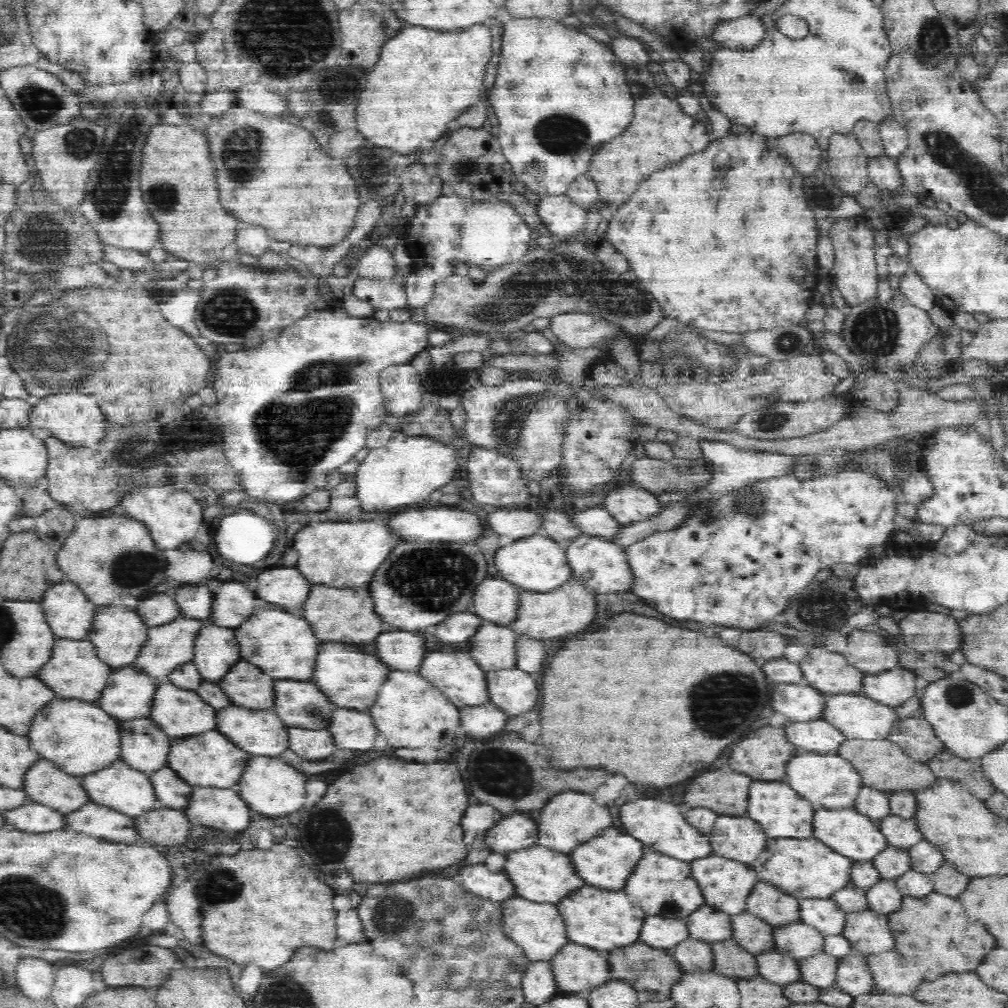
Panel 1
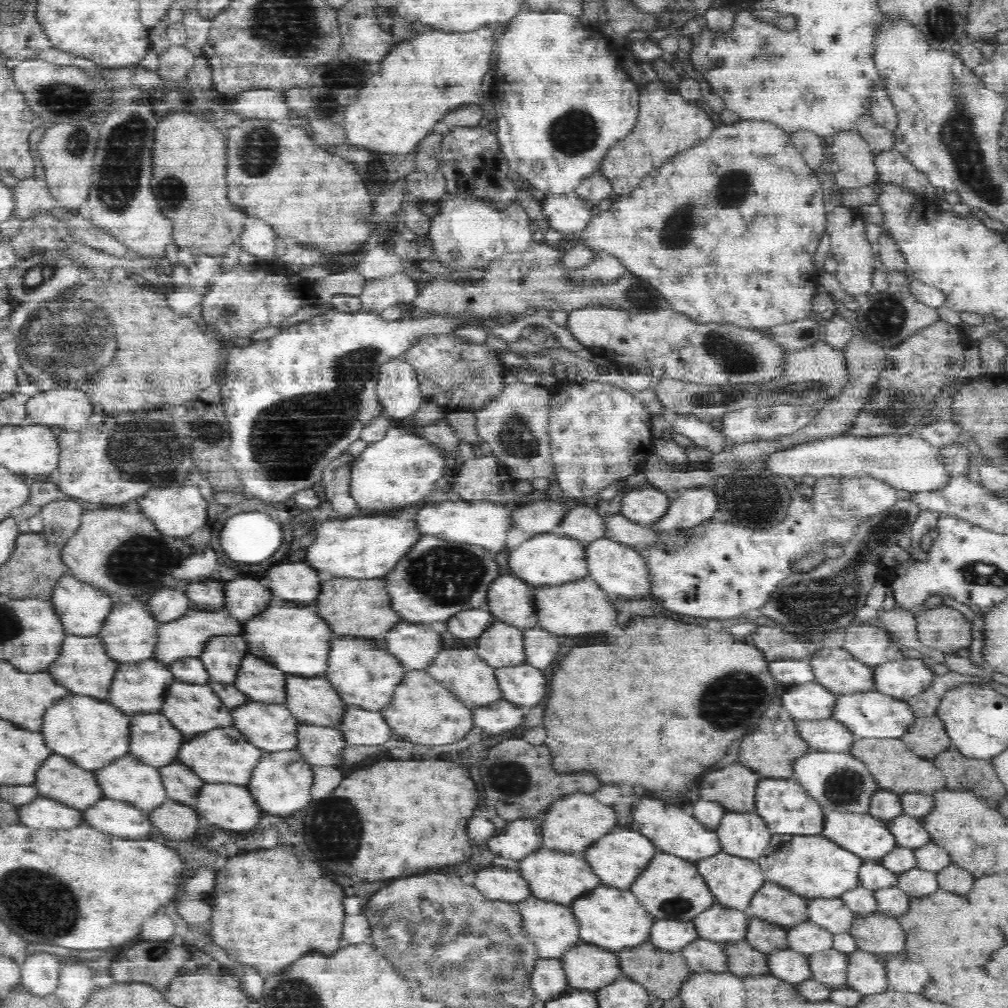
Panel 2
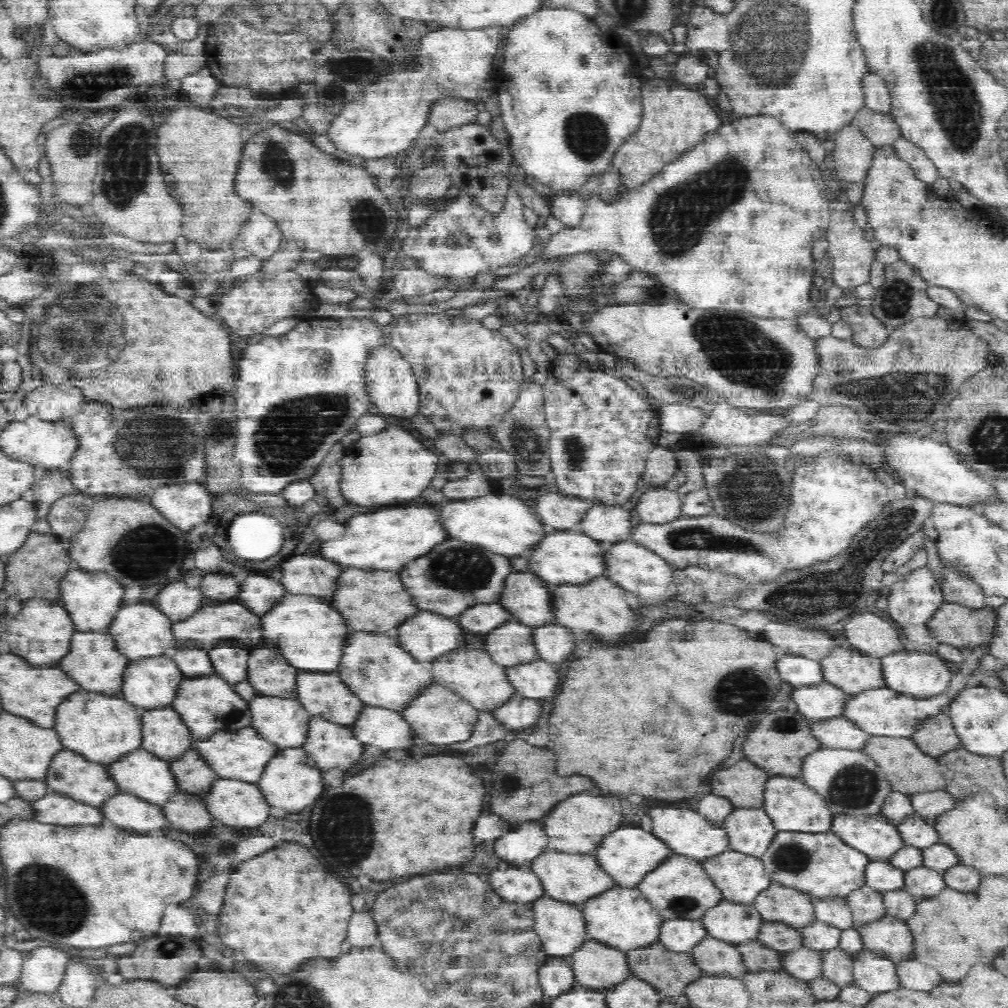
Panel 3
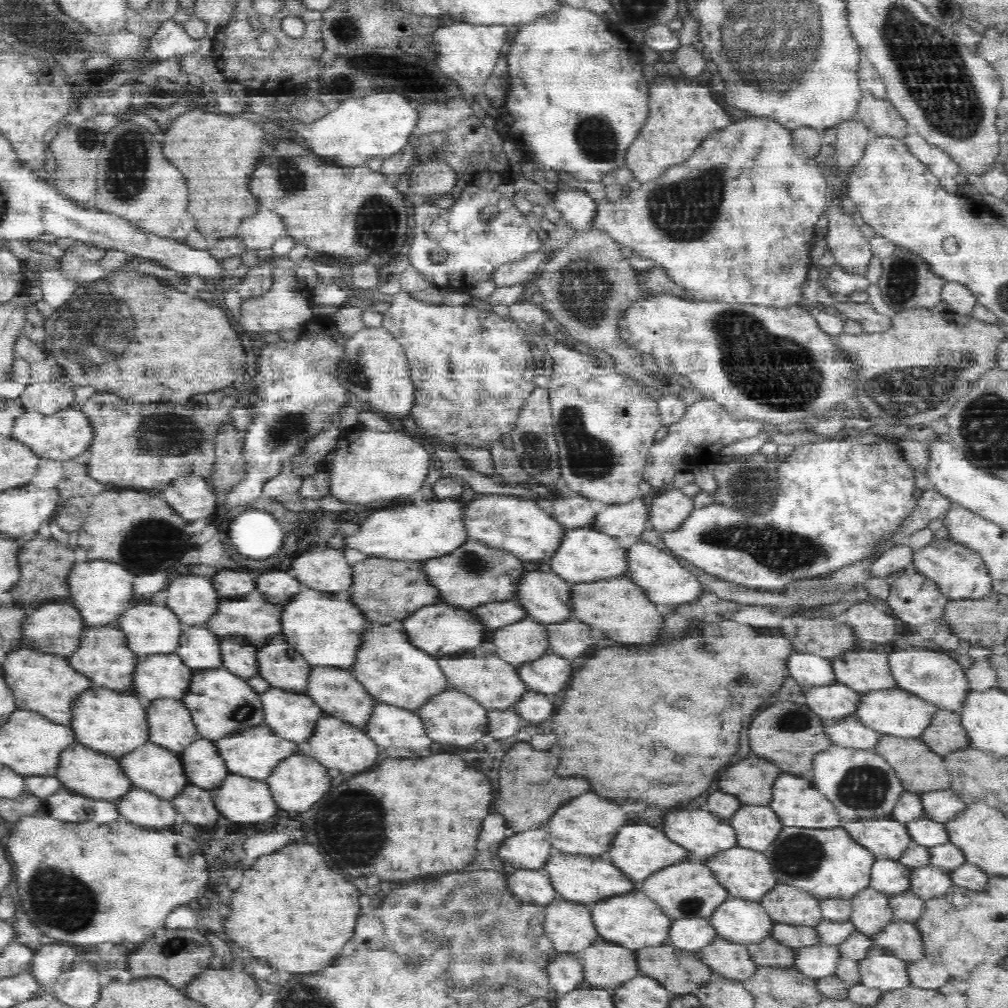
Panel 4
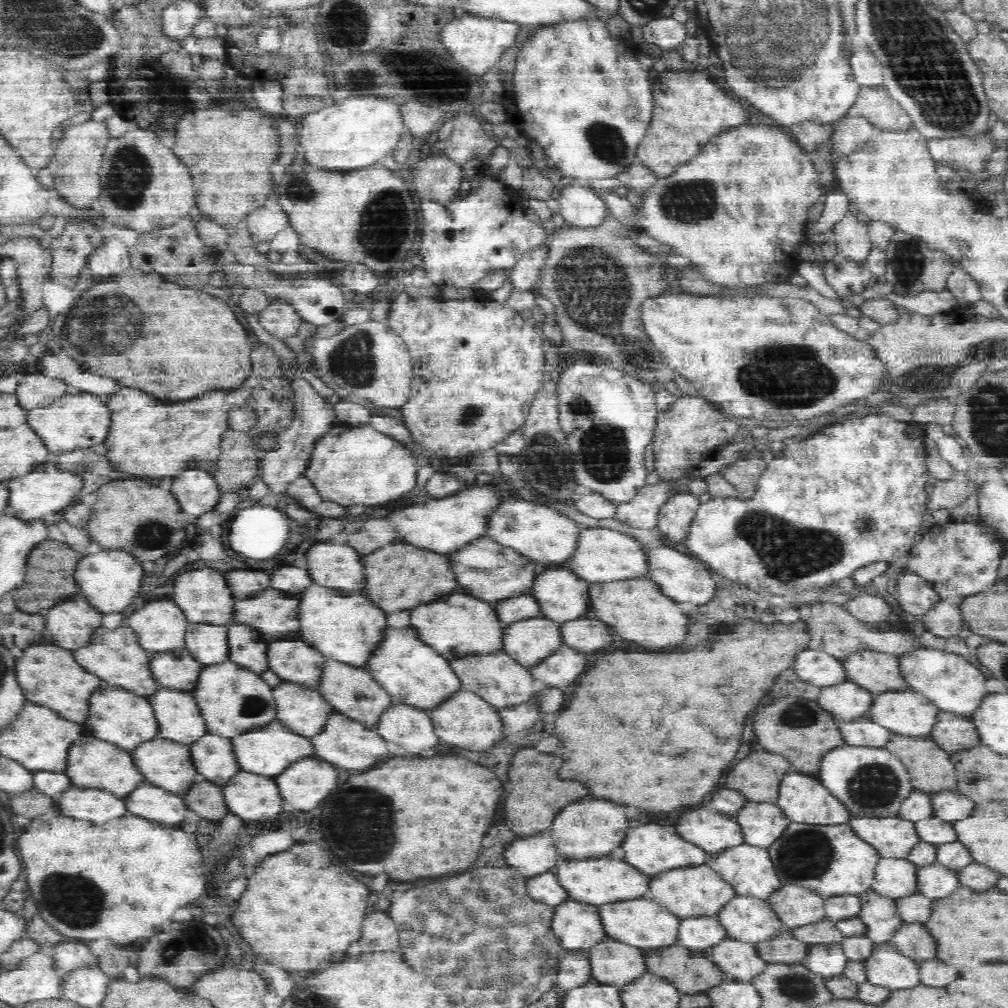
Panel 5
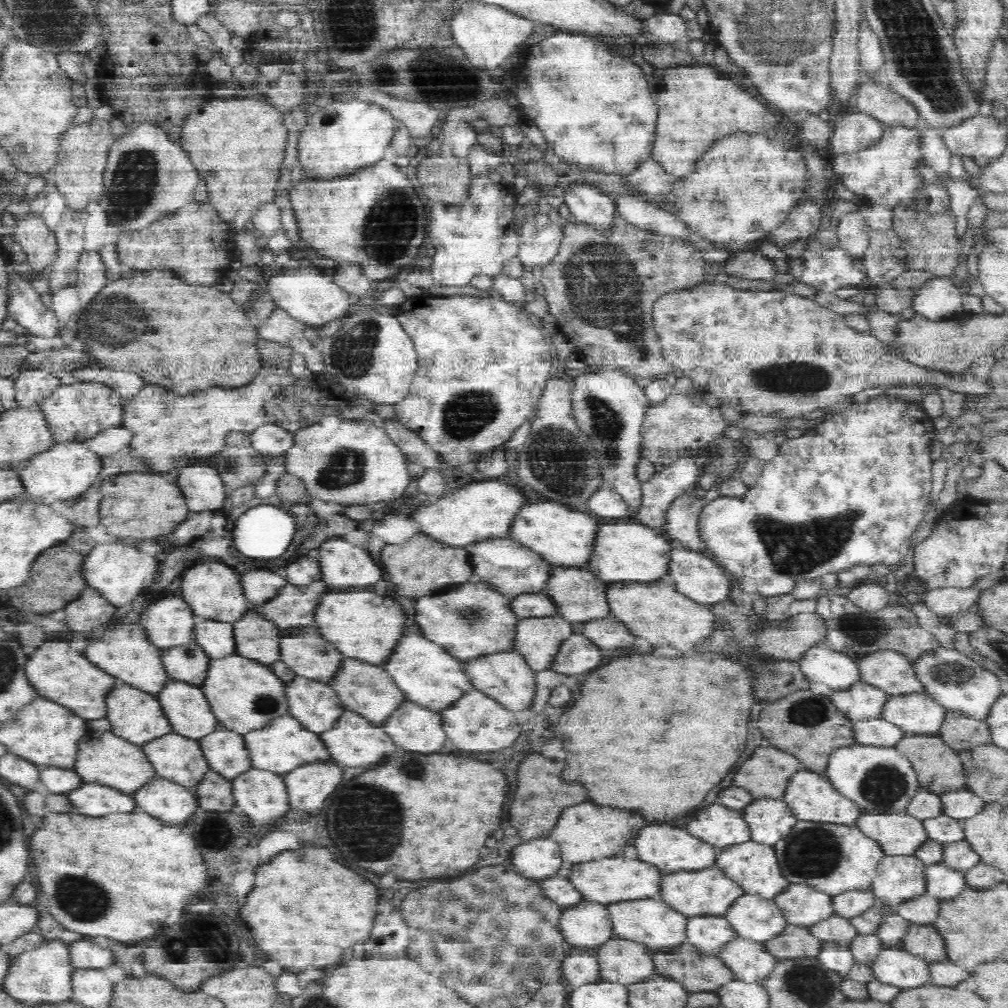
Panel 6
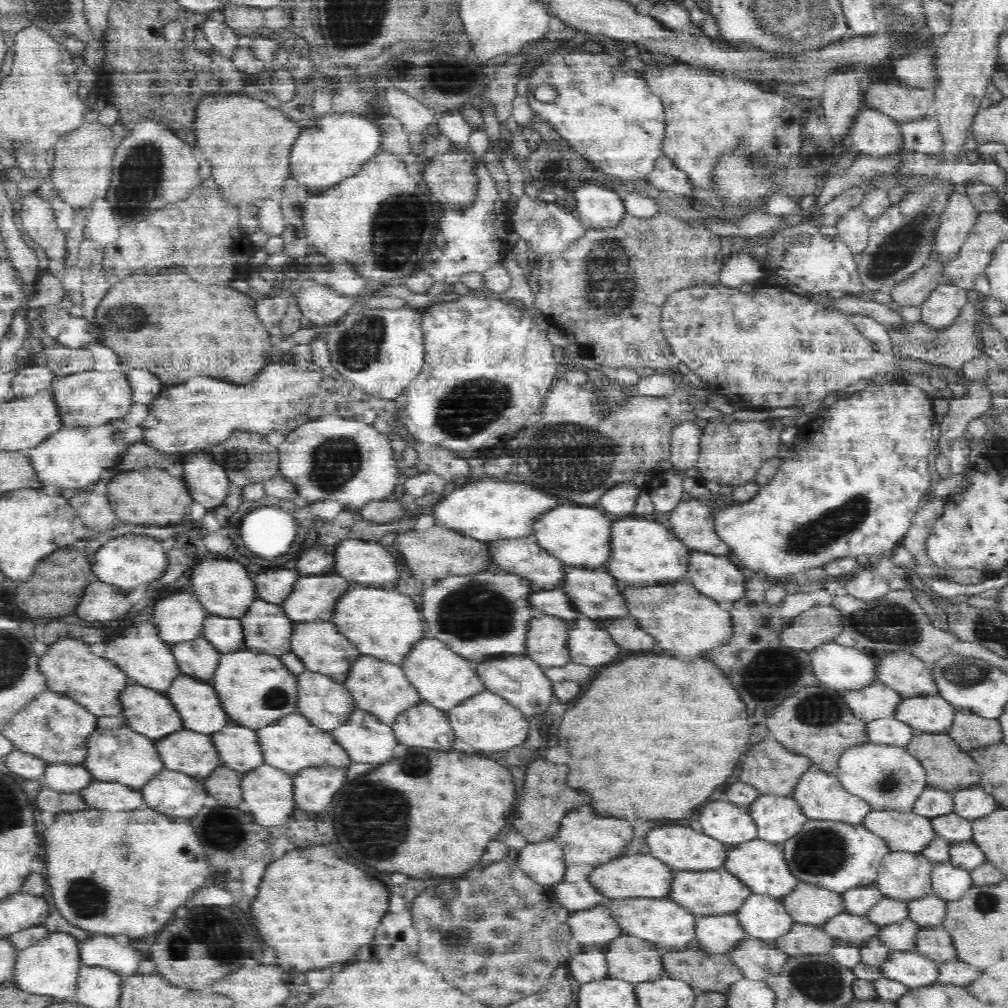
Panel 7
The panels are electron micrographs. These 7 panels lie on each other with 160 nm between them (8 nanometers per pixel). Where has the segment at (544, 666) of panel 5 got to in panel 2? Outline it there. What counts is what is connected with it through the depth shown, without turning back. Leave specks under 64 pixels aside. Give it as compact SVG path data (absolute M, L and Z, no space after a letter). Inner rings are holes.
M522 663L496 670L504 699L520 707L537 706L548 694L548 680L542 668Z

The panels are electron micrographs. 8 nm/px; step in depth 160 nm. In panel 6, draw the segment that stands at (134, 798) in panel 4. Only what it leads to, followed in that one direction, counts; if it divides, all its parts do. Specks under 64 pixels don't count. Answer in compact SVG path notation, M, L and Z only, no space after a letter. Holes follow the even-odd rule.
M156 775L133 795L139 810L158 817L166 824L188 820L200 806L195 789L164 776Z

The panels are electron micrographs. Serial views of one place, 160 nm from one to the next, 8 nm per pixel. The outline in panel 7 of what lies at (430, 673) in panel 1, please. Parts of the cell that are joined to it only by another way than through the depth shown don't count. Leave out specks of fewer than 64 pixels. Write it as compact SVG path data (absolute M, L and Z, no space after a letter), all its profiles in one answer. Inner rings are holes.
M510 655L490 658L488 661L476 664L477 671L491 692L505 697L510 704L520 708L527 717L534 718L546 712L552 706L555 699L553 681L545 671L545 668L533 658L524 655Z

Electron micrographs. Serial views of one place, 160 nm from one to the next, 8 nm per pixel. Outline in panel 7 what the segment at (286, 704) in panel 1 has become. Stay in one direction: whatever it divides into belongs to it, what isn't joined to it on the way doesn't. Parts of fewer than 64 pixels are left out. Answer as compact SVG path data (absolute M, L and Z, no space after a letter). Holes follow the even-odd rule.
M362 655L350 669L344 683L353 694L358 709L366 709L374 713L386 724L394 724L404 711L424 703L422 694L418 693L418 689L413 685L413 681L409 679L408 672L402 665L380 660L372 655Z

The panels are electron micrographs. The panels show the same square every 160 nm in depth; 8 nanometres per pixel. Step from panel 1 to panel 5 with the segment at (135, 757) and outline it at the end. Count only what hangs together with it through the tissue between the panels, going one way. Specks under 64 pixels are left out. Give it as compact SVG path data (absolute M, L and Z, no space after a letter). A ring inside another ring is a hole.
M160 687L149 700L161 726L159 736L191 744L209 732L193 692Z

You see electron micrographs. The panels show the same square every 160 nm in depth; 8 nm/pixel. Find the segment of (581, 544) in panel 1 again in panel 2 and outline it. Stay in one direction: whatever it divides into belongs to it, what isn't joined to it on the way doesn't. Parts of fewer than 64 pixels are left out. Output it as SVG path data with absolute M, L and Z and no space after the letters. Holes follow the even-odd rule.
M608 538L591 542L587 550L587 560L589 576L597 580L606 592L615 592L624 598L642 599L645 596L652 596L656 588L656 584L653 584L652 568L649 568L645 555L628 544Z

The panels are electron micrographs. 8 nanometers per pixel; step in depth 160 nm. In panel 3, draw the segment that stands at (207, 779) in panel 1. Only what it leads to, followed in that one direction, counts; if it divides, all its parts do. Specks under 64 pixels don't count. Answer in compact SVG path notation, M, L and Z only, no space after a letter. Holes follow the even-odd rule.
M250 726L235 733L223 733L212 736L211 739L194 743L206 756L206 761L213 765L219 778L236 778L246 782L257 783L261 779L264 767L276 754L280 752L281 745L266 740L256 728Z

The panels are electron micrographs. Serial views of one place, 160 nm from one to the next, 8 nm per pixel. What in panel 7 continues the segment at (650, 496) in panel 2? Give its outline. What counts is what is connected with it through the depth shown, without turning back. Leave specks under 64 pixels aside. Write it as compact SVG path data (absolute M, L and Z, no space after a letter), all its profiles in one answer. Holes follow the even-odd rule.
M688 498L670 512L672 529L693 551L732 556L733 547L717 533L717 512L699 499Z

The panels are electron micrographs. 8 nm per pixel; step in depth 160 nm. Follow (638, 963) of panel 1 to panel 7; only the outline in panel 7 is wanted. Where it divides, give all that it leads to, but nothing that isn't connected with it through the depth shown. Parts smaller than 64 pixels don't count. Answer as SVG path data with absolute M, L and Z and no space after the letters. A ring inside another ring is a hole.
M694 944L662 955L666 973L693 985L698 995L708 991L726 993L735 982L745 978L729 953L710 954Z

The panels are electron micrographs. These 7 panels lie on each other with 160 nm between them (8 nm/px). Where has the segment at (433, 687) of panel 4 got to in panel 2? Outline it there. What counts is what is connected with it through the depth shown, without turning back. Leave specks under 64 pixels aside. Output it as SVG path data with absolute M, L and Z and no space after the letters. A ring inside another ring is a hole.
M343 635L333 640L329 668L324 673L341 694L348 706L381 711L389 707L398 694L402 681L409 674L408 668L389 650L378 648L375 637Z

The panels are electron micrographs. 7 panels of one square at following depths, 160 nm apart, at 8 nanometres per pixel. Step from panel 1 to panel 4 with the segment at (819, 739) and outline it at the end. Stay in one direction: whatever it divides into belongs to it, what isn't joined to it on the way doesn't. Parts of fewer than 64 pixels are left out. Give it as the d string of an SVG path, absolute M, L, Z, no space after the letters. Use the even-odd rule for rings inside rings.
M855 716L846 717L838 722L828 722L826 733L834 745L844 748L860 748L862 750L876 748L882 733L869 728Z

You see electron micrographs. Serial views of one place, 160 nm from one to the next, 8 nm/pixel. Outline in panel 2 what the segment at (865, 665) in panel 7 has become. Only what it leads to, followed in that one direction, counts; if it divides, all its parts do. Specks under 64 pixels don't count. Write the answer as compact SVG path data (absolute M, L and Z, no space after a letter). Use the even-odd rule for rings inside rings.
M790 658L769 663L771 676L787 687L815 681L815 674L809 660Z

